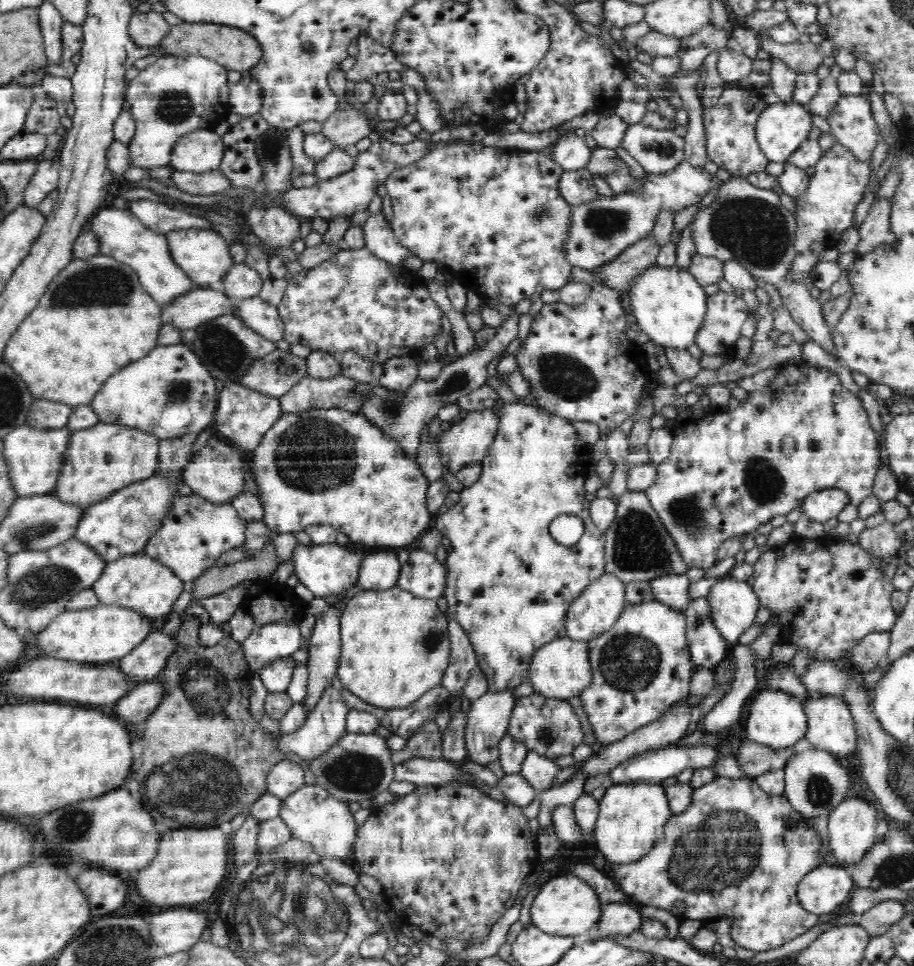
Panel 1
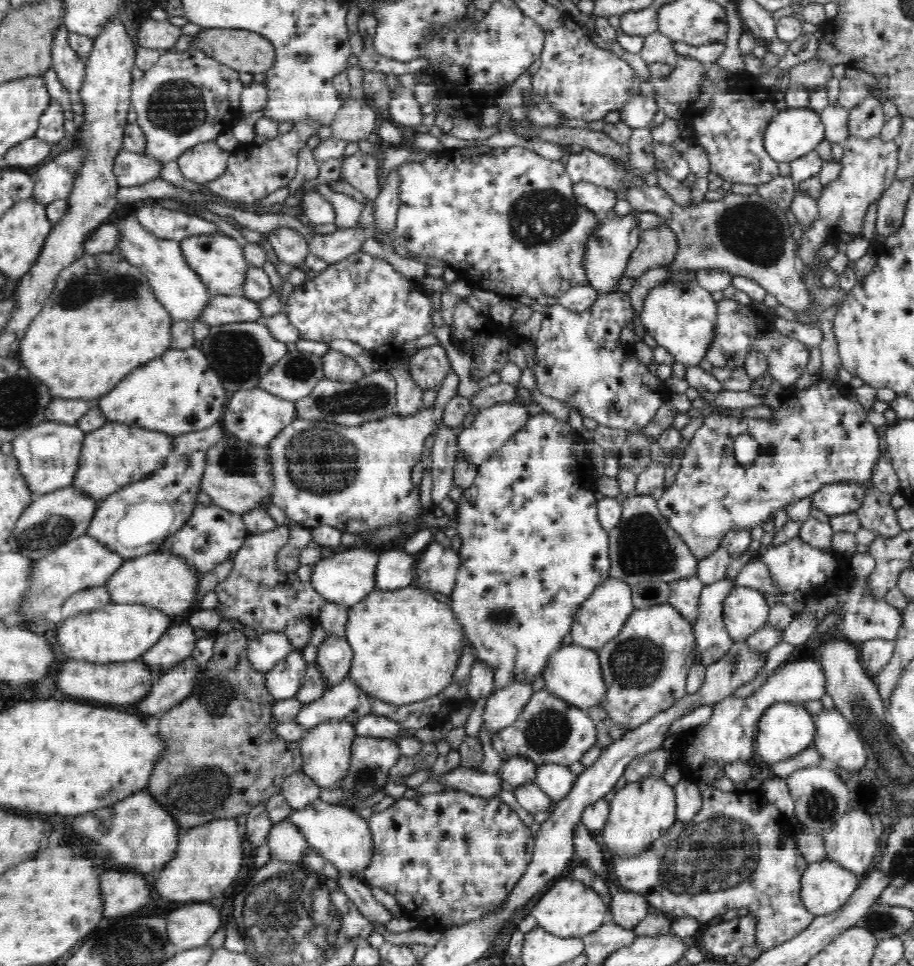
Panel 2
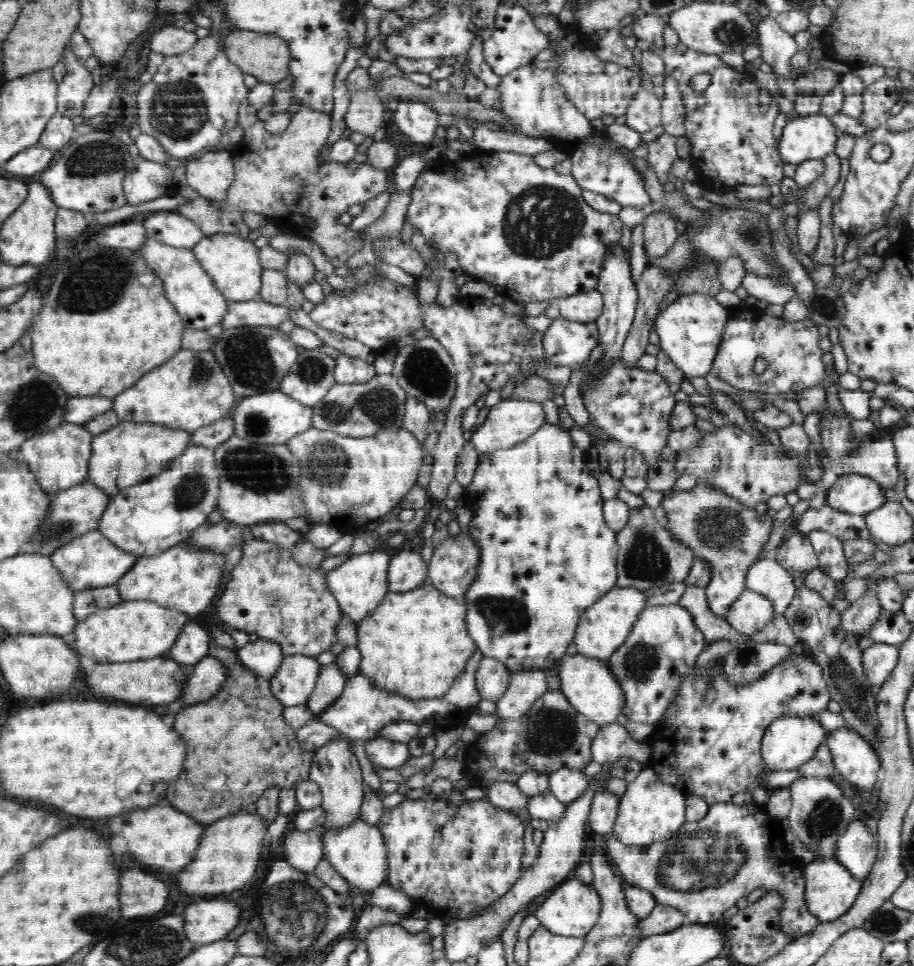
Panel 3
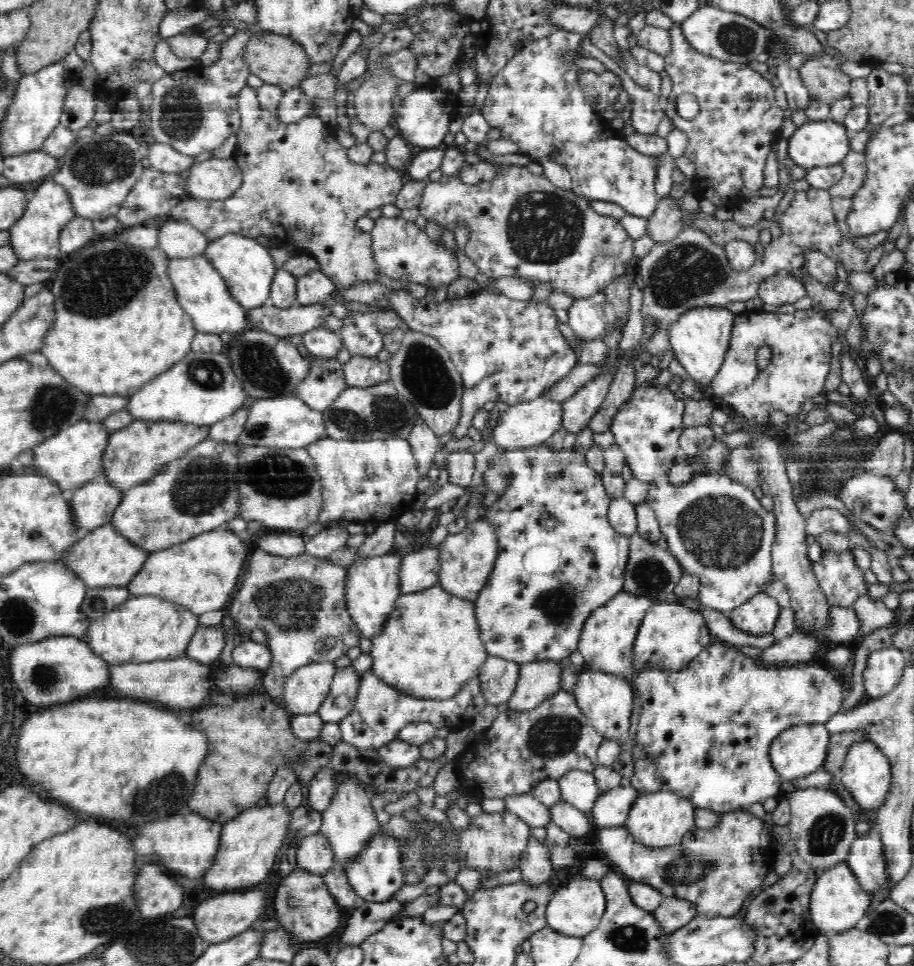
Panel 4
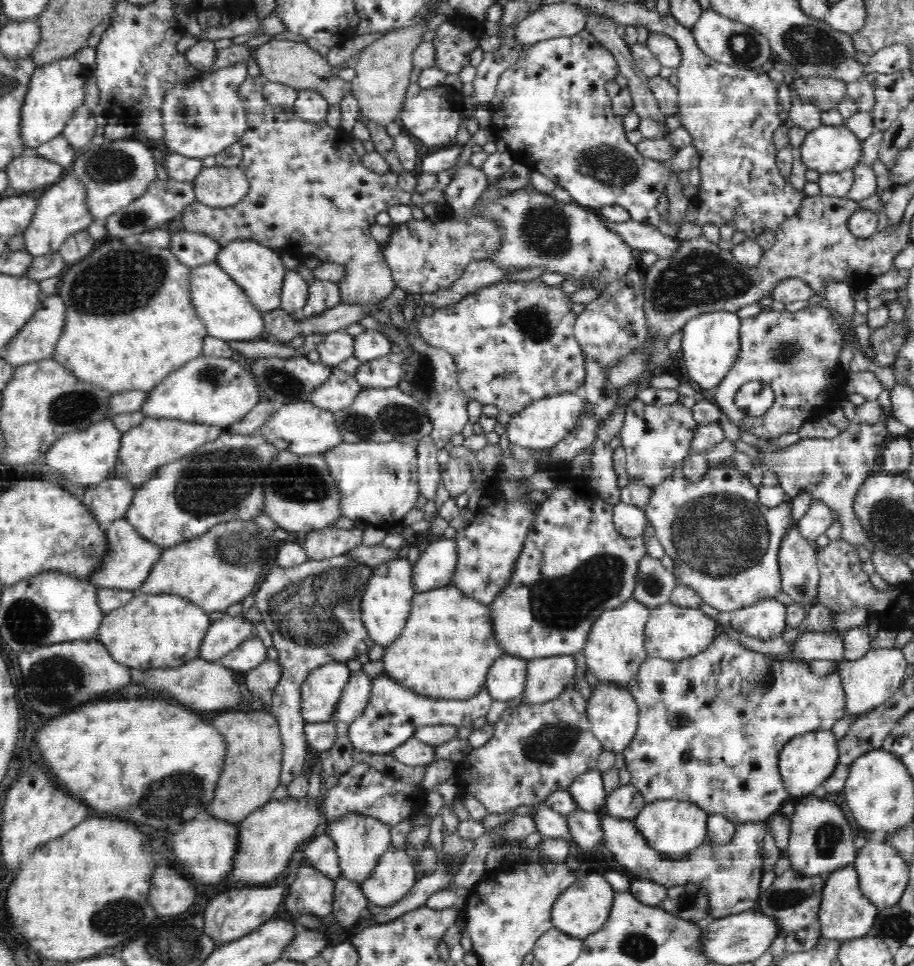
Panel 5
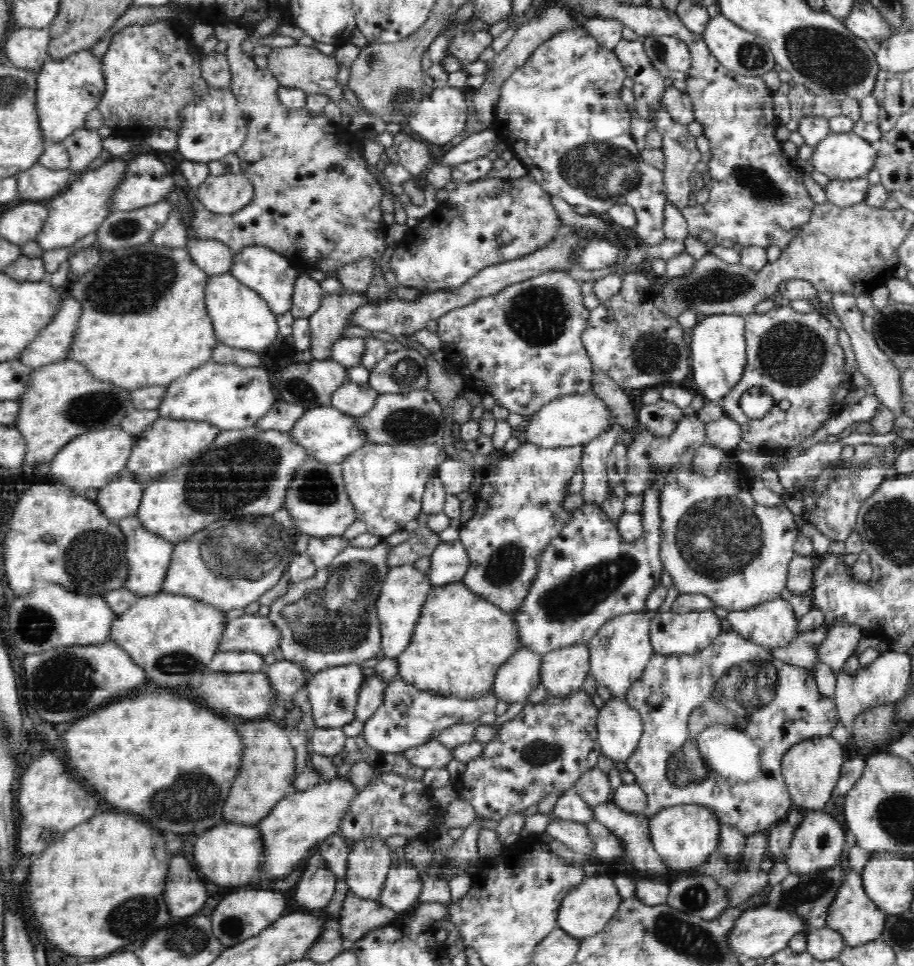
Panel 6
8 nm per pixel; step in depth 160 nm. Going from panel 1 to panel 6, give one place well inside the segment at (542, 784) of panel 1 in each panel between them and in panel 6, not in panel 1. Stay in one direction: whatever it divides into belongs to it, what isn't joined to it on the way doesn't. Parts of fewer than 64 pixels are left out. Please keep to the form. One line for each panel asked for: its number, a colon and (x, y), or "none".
2: (556, 781)
3: (568, 785)
4: (579, 788)
5: (588, 791)
6: (594, 786)

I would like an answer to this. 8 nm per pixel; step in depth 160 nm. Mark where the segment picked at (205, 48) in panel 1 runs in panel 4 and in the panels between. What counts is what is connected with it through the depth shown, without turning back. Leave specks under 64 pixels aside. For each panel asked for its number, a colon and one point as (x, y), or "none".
2: (241, 49)
3: (268, 57)
4: (276, 59)

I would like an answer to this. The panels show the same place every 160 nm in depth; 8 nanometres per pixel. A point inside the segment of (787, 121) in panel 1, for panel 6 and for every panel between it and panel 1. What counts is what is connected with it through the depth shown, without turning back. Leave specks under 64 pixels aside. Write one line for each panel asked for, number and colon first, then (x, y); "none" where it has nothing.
2: (793, 133)
3: (814, 137)
4: (817, 144)
5: (829, 149)
6: (844, 157)

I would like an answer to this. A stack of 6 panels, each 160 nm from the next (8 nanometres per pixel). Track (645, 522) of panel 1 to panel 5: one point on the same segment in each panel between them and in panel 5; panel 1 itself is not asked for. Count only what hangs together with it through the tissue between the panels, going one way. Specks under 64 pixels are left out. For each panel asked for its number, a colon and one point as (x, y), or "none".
2: (643, 547)
3: (648, 558)
4: (651, 572)
5: (655, 584)

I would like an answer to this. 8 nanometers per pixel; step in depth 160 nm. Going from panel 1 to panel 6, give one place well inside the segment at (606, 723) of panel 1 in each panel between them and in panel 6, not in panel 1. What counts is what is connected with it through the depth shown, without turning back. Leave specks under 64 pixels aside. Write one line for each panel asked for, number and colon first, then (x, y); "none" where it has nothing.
2: (646, 666)
3: (665, 642)
4: (670, 635)
5: (672, 633)
6: (671, 633)

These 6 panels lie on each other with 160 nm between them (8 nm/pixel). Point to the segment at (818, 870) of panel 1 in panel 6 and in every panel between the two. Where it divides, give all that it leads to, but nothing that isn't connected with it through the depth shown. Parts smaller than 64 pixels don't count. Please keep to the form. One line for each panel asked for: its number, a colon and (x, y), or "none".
2: (825, 885)
3: (831, 890)
4: (838, 903)
5: (845, 913)
6: (853, 914)

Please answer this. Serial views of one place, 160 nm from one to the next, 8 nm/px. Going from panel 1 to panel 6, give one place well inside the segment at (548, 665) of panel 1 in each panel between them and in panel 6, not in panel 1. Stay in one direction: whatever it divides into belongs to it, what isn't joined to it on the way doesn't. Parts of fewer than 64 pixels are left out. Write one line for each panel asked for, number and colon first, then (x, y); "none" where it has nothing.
2: (574, 674)
3: (590, 685)
4: (607, 700)
5: (614, 716)
6: (620, 727)

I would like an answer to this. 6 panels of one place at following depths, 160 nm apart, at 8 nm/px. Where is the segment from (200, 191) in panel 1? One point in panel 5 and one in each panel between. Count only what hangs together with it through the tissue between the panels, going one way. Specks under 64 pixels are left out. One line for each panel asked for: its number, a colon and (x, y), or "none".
2: (254, 171)
3: (290, 177)
4: (300, 187)
5: (311, 197)

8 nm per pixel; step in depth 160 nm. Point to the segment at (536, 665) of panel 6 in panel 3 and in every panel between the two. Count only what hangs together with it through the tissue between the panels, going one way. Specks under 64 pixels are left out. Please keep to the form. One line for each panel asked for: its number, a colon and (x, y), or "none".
3: (493, 677)
4: (498, 677)
5: (507, 677)

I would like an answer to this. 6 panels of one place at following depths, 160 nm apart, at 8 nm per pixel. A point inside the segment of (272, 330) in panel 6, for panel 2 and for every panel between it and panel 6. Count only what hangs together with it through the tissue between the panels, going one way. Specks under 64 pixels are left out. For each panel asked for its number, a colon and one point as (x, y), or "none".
2: (178, 287)
3: (189, 287)
4: (203, 293)
5: (225, 307)

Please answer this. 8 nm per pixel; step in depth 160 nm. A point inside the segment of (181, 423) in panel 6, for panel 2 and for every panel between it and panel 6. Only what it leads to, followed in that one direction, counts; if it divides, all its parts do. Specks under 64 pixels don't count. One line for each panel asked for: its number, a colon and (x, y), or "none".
2: (117, 454)
3: (130, 453)
4: (135, 454)
5: (157, 442)

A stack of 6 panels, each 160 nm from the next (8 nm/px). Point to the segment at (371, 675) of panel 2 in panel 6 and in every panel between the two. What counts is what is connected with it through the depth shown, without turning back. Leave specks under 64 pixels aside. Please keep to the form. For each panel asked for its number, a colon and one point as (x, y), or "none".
3: (416, 644)
4: (431, 647)
5: (448, 645)
6: (462, 639)

